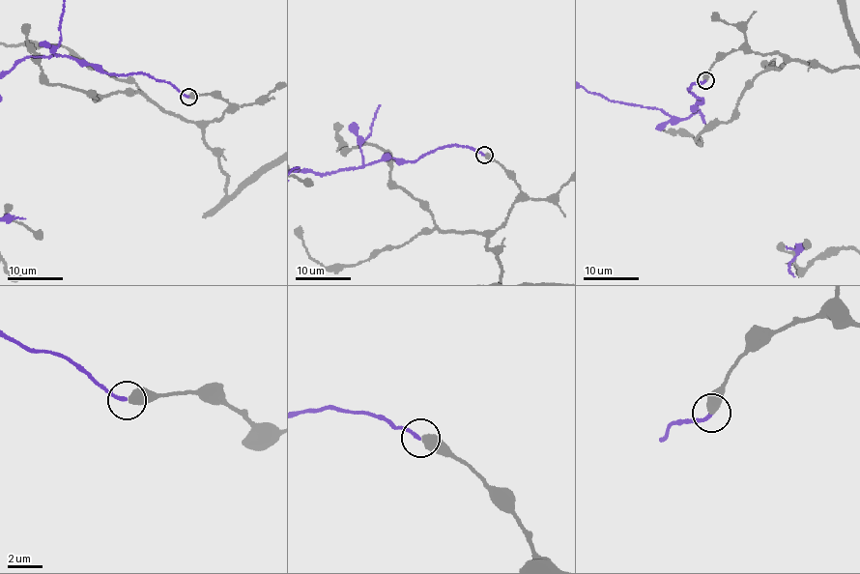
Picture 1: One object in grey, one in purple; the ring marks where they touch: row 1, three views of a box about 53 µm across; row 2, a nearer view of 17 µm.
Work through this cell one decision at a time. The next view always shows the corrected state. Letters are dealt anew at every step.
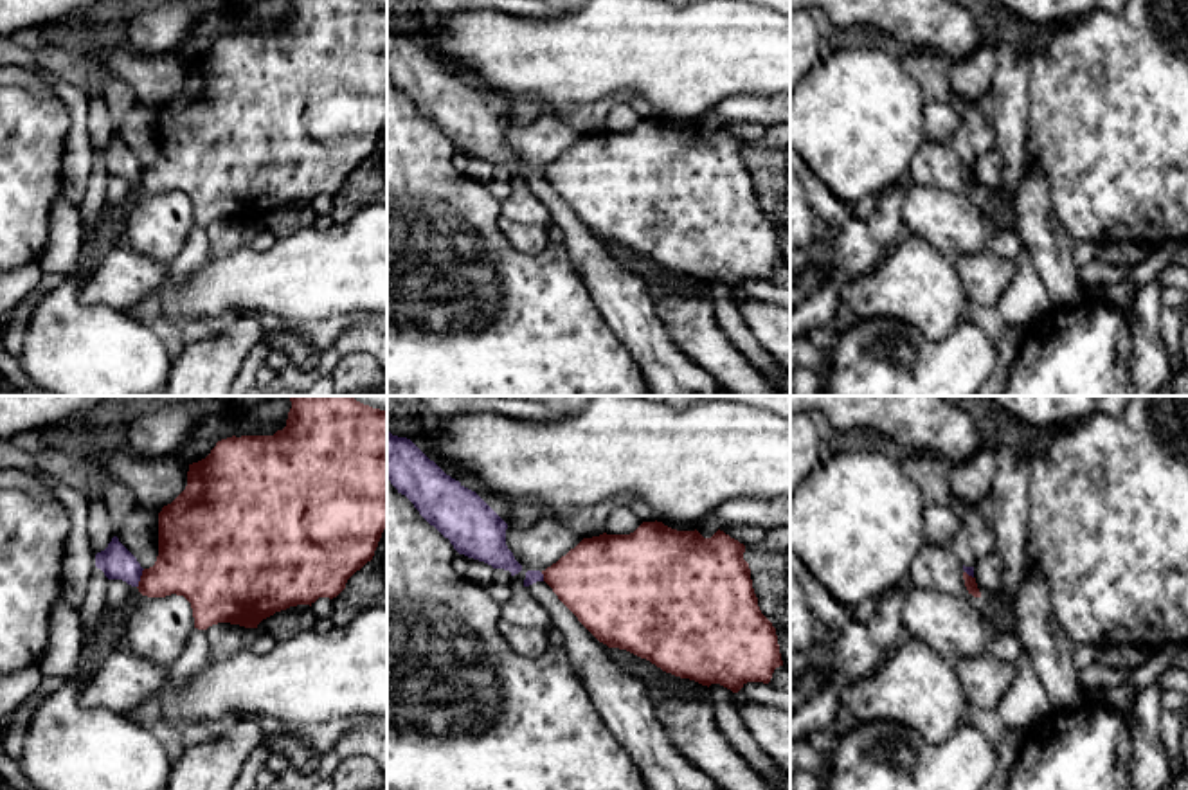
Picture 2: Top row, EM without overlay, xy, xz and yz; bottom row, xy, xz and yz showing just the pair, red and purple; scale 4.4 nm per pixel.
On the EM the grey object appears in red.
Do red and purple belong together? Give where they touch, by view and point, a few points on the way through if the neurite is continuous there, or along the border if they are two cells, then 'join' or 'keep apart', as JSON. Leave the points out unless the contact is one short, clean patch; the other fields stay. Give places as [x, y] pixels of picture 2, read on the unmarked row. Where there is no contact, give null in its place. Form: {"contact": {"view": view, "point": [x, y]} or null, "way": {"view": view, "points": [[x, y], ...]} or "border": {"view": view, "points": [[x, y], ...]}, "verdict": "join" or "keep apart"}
{"contact": {"view": "xy", "point": [141, 175]}, "border": {"view": "xy", "points": [[144, 166], [137, 184]]}, "verdict": "keep apart"}

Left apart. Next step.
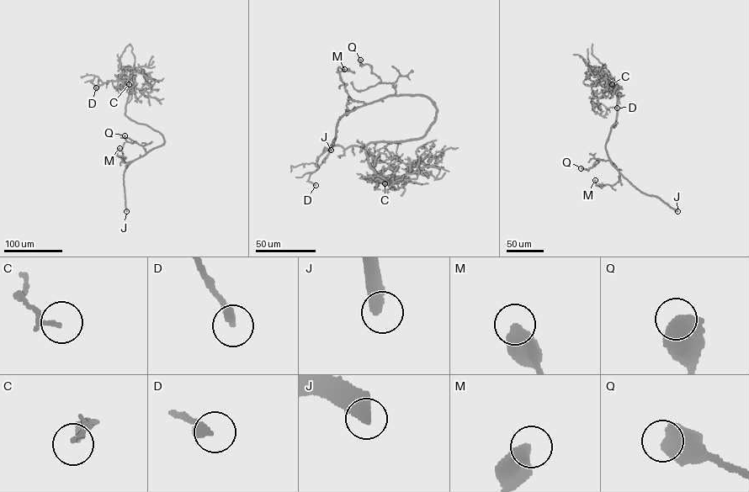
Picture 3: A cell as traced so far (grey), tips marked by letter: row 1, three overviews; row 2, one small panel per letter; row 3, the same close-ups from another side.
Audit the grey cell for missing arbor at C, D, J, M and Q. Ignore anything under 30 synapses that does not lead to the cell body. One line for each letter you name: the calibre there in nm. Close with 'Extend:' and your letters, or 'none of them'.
J: Thickness 460 nm
Extend: J

